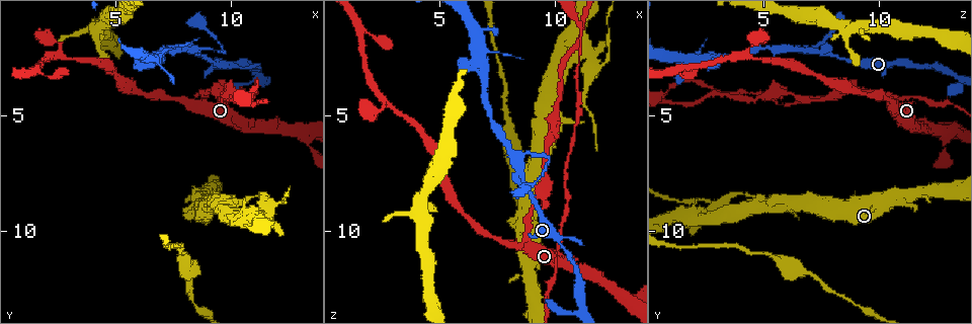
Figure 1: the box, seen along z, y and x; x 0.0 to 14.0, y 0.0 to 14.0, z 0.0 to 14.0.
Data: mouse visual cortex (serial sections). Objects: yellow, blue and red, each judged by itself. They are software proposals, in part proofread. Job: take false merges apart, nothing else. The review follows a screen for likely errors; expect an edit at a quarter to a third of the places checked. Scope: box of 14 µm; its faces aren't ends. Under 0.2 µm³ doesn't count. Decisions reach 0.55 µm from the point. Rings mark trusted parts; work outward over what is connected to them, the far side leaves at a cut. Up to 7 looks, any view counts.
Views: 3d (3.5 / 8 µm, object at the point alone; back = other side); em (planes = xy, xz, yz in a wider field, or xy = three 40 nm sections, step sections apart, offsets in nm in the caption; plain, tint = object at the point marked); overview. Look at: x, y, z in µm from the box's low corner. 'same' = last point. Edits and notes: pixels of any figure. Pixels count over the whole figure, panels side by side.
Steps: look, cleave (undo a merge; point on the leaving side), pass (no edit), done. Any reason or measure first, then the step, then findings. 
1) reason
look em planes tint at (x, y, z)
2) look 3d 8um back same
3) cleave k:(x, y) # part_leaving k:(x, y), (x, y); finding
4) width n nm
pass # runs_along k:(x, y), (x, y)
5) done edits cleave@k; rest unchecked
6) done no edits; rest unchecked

a fork
look 3d 3.5um at (2.5, 2.5, 4.2)

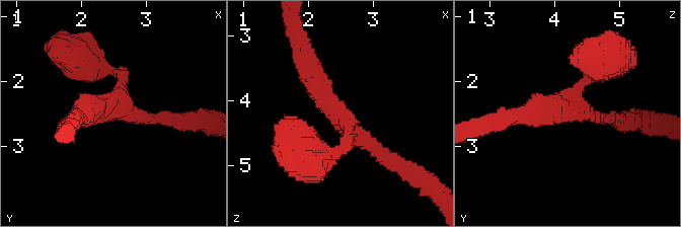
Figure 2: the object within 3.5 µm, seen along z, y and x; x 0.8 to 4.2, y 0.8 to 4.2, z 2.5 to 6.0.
look em xy step 5 tint at (2.60, 2.40, 4.30)

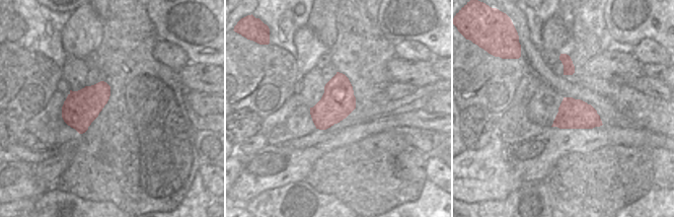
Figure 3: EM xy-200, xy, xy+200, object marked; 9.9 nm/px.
look em planes tint same

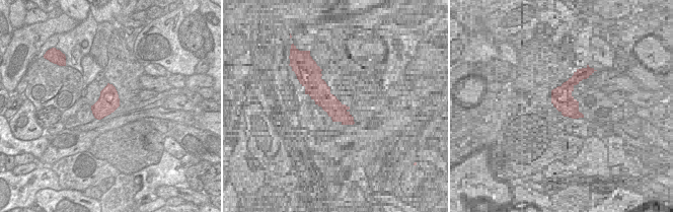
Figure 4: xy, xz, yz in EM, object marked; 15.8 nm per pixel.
arm_widths 150, 200, 350 nm
pass # runs_along 2:(397, 163), (325, 101), (307, 68); continuous, no second cell

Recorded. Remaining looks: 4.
abrupt turn
look 3d 3.5um at (9.6, 2.3, 6.8)

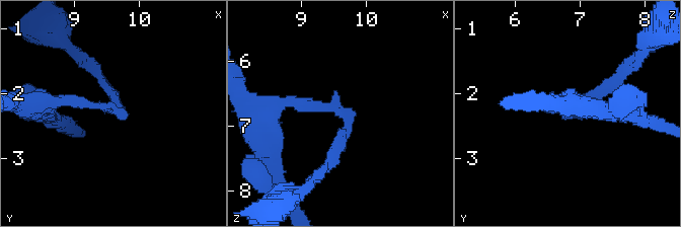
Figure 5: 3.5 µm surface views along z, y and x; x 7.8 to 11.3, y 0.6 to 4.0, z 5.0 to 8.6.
now the EM
look em planes tint at (9.60, 2.25, 6.75)

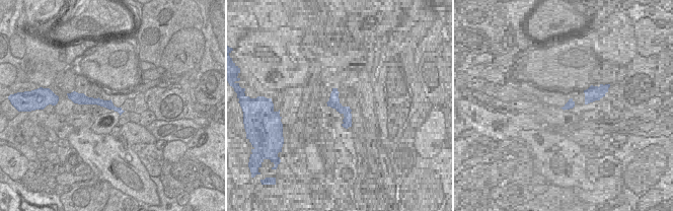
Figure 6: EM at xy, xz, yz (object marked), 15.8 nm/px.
another direction
look em xy step 5 tint same

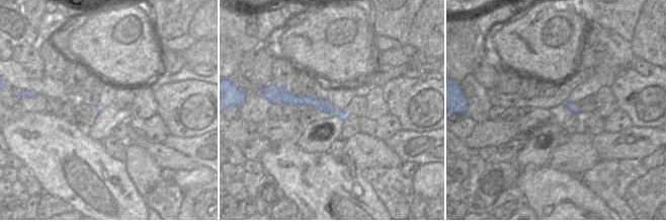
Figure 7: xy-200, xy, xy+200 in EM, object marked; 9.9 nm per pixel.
pass # runs_along 5:(273, 111), (304, 104), (348, 117), (332, 158); all the same cell

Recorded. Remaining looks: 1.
done no edits; rest unchecked

